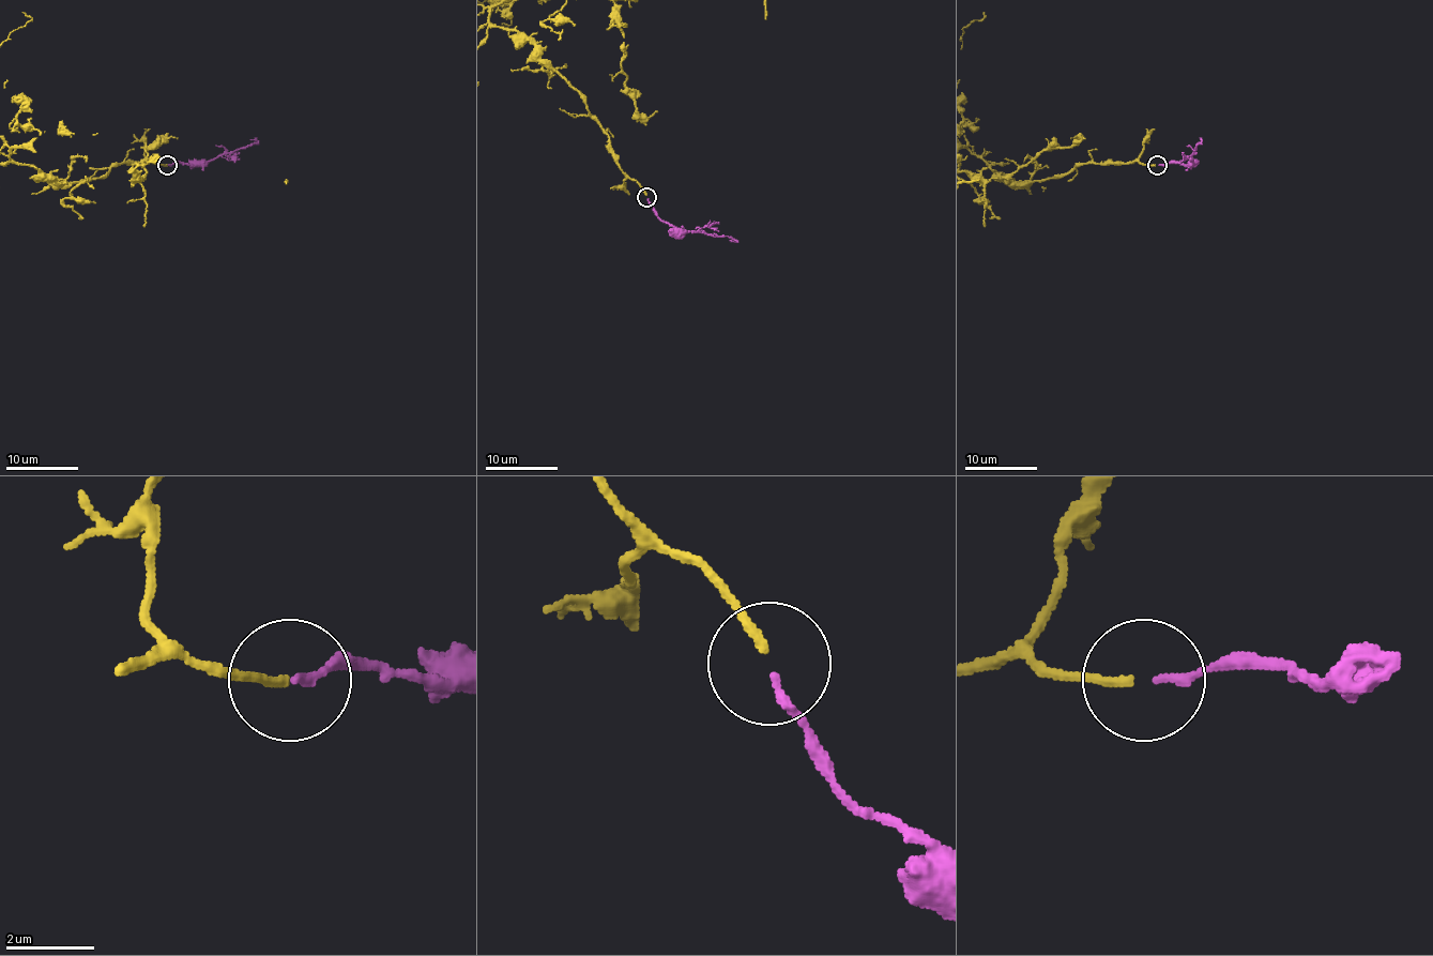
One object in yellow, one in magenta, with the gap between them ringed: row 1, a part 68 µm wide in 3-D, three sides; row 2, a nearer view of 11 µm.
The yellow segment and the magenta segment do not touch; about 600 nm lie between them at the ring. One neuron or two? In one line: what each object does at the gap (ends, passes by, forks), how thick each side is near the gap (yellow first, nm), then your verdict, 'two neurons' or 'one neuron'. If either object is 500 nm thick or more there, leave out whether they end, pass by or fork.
yellow ends | magenta ends | 200/190 nm | one neuron

